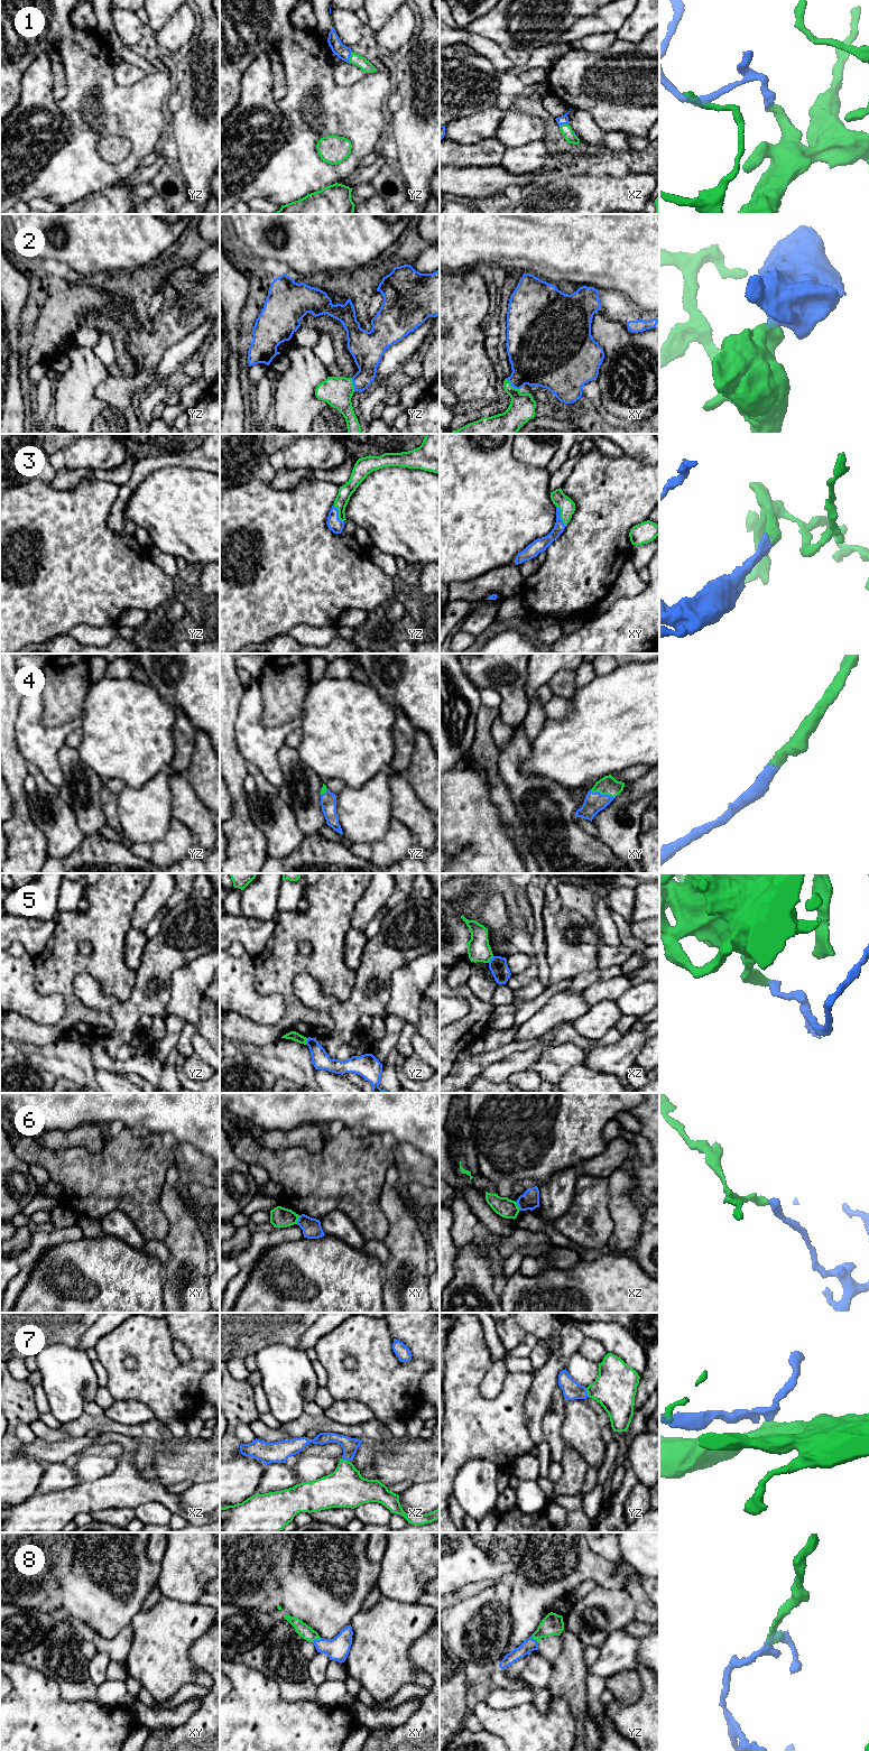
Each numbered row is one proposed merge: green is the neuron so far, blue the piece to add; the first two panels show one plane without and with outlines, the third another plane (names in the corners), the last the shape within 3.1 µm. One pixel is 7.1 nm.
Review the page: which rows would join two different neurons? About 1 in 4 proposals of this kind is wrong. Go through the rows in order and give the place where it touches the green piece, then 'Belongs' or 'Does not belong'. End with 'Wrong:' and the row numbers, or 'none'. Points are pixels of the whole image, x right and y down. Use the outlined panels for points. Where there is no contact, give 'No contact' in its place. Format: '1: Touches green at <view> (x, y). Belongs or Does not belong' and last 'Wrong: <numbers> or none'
1: Touches green at yz (350, 57). Belongs
2: Touches green at xy (511, 386). Belongs
3: Touches green at xy (561, 515). Belongs
4: Touches green at xy (602, 794). Belongs
5: Touches green at yz (305, 1041). Does not belong
6: Touches green at xy (297, 1220). Does not belong
7: Touches green at yz (586, 1391). Belongs
8: Touches green at yz (534, 1639). Belongs
Wrong: 5, 6

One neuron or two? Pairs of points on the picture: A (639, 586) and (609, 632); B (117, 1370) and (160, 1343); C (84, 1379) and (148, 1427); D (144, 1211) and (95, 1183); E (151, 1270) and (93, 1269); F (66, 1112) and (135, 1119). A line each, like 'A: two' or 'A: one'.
A: two
B: one
C: two
D: one
E: one
F: one

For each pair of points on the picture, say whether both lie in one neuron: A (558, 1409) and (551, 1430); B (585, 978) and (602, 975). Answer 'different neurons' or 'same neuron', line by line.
A: same neuron
B: same neuron

